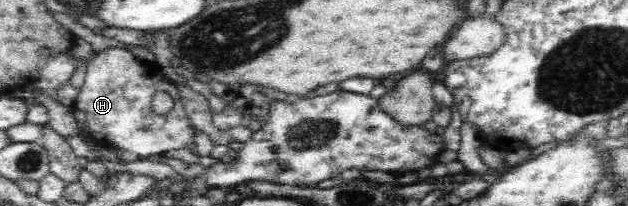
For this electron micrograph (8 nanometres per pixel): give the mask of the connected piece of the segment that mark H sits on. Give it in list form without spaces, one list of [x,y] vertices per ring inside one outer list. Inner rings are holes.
[[[110,47],[94,54],[95,56],[88,64],[83,84],[71,105],[72,115],[79,129],[89,135],[98,146],[134,151],[140,158],[163,155],[170,149],[181,149],[181,147],[187,147],[191,151],[195,149],[196,127],[185,114],[185,105],[181,100],[179,86],[163,75],[157,61],[137,60],[131,51],[120,47]],[[159,92],[169,93],[175,101],[173,113],[169,113],[165,117],[159,117],[152,112],[151,99]]]

